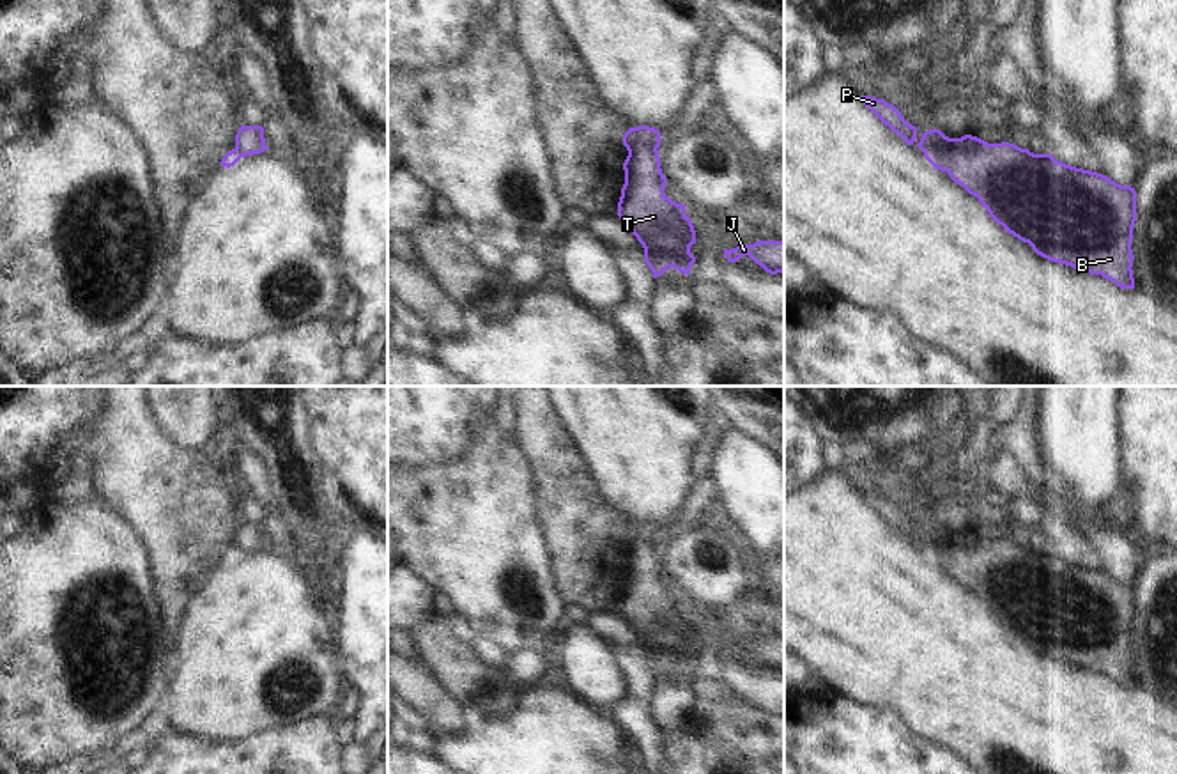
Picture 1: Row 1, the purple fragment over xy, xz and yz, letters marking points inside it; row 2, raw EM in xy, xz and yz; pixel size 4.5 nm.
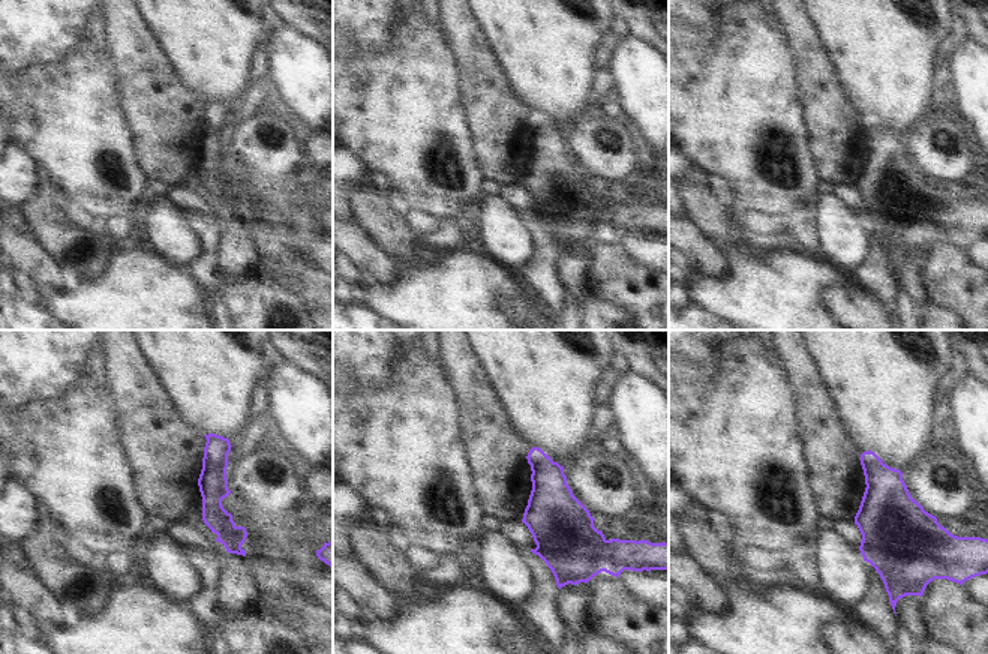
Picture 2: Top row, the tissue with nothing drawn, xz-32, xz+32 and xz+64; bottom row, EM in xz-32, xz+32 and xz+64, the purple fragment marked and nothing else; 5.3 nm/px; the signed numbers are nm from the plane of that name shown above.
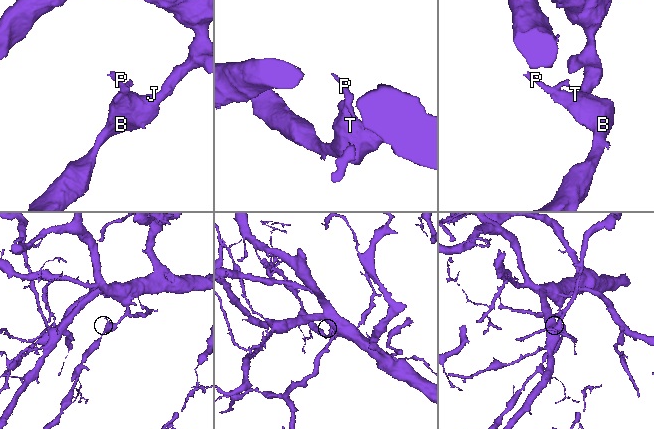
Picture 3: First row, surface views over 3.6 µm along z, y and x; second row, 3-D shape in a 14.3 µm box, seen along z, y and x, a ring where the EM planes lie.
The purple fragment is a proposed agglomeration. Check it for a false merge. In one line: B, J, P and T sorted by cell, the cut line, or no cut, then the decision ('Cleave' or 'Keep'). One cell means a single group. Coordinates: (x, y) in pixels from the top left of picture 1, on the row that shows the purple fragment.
Groups: B J T / P. Split along xz (632, 128), (634, 137), (655, 151). Cleave

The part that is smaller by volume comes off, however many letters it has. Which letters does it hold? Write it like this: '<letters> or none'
P

